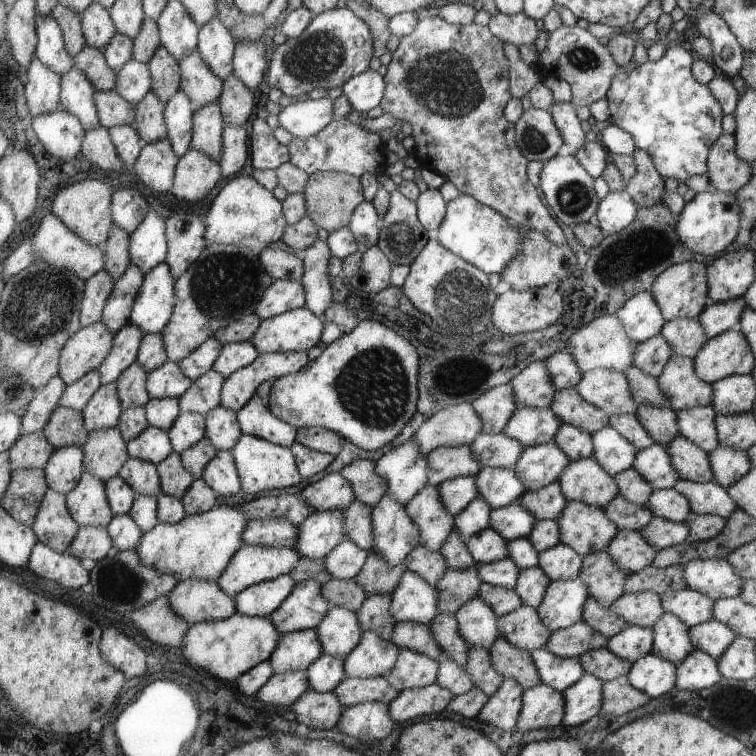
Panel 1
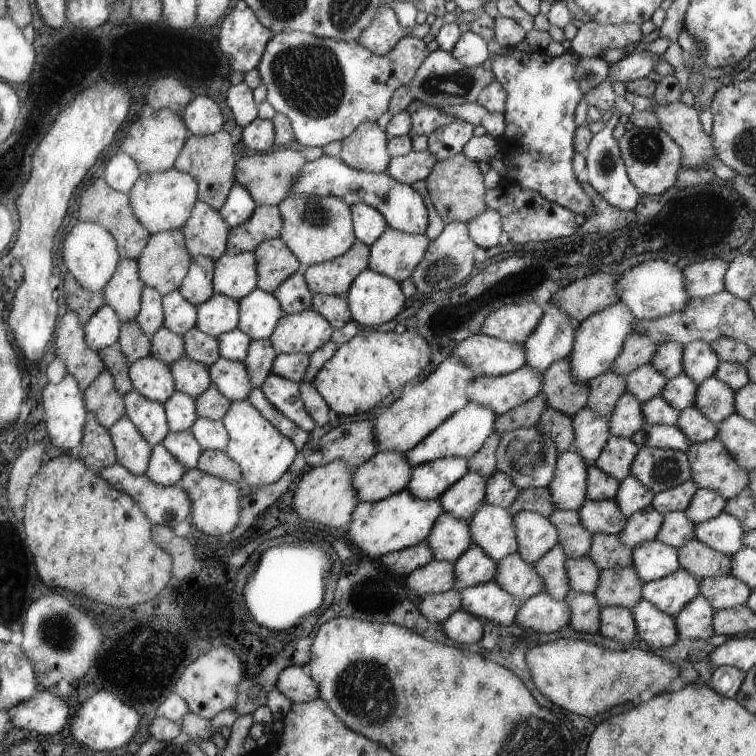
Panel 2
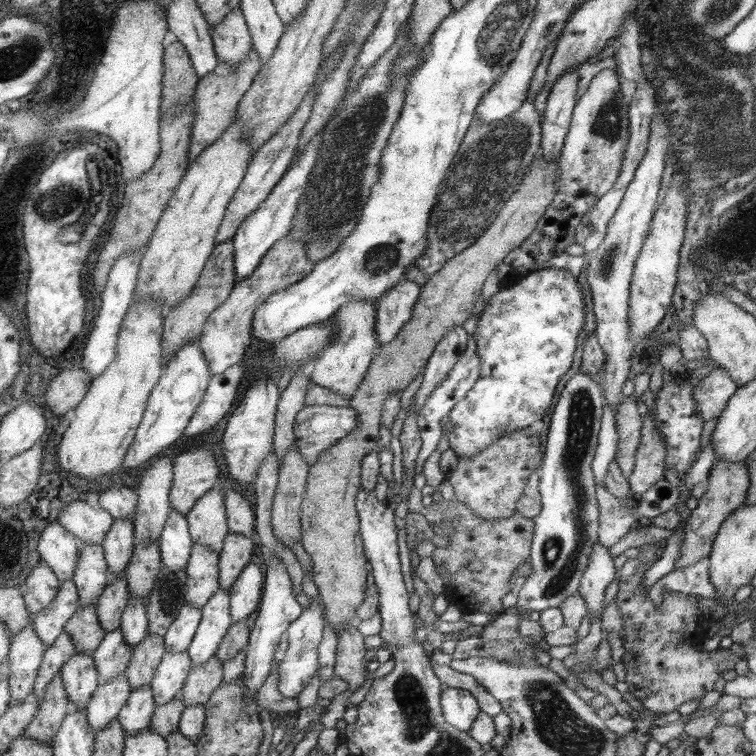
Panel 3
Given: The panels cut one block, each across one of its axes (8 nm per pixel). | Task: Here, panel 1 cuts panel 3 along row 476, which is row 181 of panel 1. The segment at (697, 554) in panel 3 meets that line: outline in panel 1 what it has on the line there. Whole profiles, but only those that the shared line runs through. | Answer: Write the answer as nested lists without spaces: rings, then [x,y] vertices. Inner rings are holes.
[[[724,134],[711,147],[710,157],[707,159],[706,176],[711,187],[715,190],[731,192],[730,178],[737,176],[736,170],[740,166],[740,162],[745,163],[736,154],[736,141],[734,135]]]

